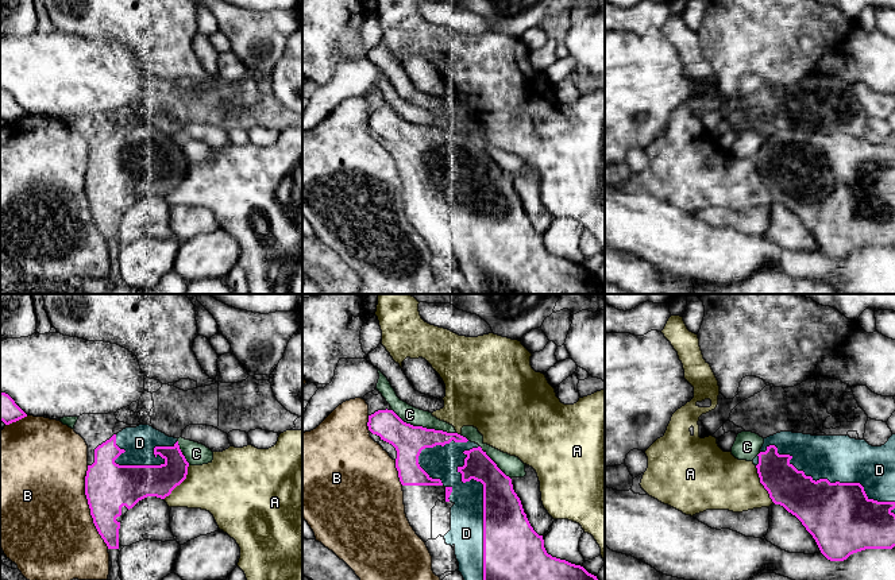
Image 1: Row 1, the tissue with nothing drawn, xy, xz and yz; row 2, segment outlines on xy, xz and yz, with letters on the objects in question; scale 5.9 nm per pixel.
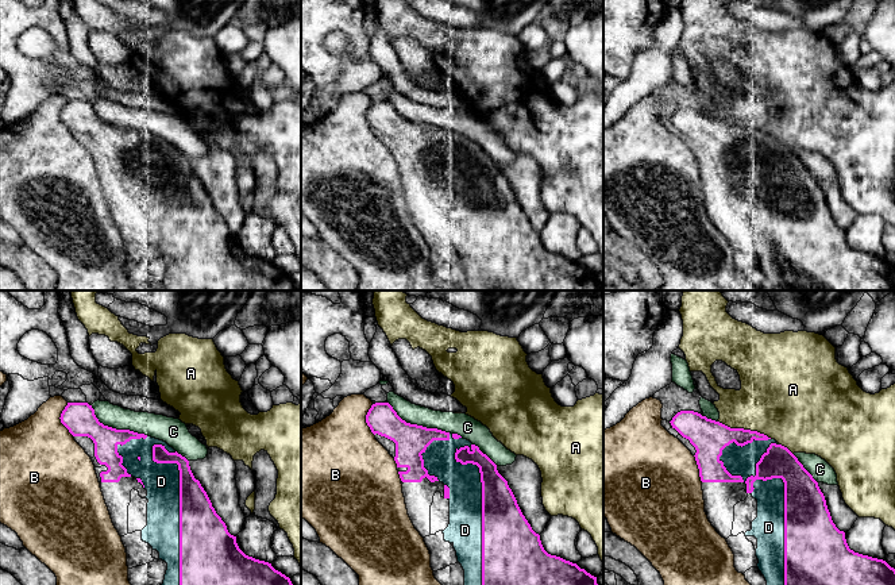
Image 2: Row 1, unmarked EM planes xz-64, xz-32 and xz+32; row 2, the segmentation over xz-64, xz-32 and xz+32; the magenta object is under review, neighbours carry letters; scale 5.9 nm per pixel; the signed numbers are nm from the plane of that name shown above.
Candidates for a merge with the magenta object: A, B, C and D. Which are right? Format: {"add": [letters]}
{"add": ["D"]}

